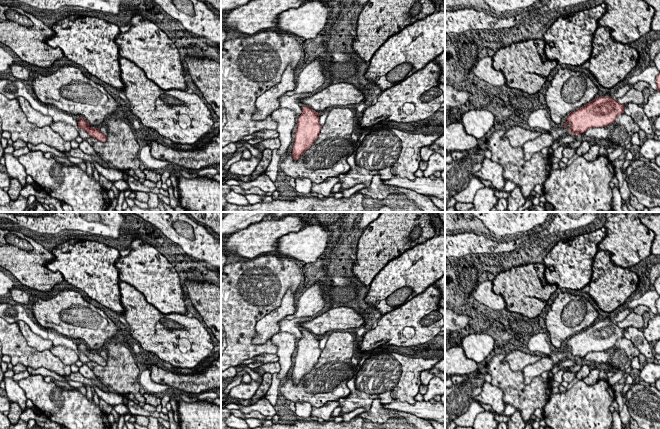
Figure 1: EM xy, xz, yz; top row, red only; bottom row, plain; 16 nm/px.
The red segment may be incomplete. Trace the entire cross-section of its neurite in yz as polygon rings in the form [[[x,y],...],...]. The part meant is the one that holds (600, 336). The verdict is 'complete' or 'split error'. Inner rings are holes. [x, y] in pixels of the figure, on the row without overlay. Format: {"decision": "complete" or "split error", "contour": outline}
{"decision": "complete", "contour": [[[612,321],[593,323],[567,340],[563,352],[570,348],[571,358],[581,359],[593,351],[605,351],[614,347],[617,340],[624,337],[626,328],[620,328]]]}

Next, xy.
{"decision": "complete", "contour": [[[80,342],[78,350],[86,355],[90,361],[93,361],[101,366],[106,366],[107,361],[98,352],[91,351],[85,343]]]}

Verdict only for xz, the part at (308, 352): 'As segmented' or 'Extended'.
As segmented

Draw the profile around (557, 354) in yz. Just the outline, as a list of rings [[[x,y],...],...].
[[[568,346],[568,348],[565,352],[563,350],[560,350],[560,349],[554,349],[553,351],[551,351],[549,356],[553,360],[553,362],[555,363],[556,368],[560,363],[563,362],[563,359],[565,357],[567,357],[569,352],[570,352],[570,347],[569,346]]]

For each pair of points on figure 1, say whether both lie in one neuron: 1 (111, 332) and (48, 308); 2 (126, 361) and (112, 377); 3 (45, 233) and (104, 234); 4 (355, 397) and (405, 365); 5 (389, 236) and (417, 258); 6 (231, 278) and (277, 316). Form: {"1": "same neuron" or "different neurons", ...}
{"1": "same neuron", "2": "same neuron", "3": "same neuron", "4": "same neuron", "5": "different neurons", "6": "different neurons"}

